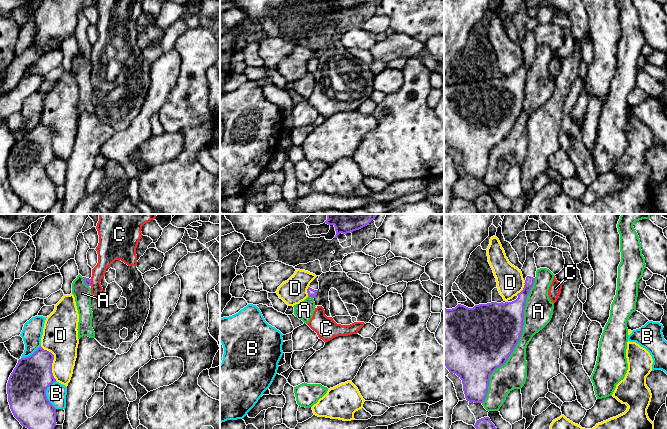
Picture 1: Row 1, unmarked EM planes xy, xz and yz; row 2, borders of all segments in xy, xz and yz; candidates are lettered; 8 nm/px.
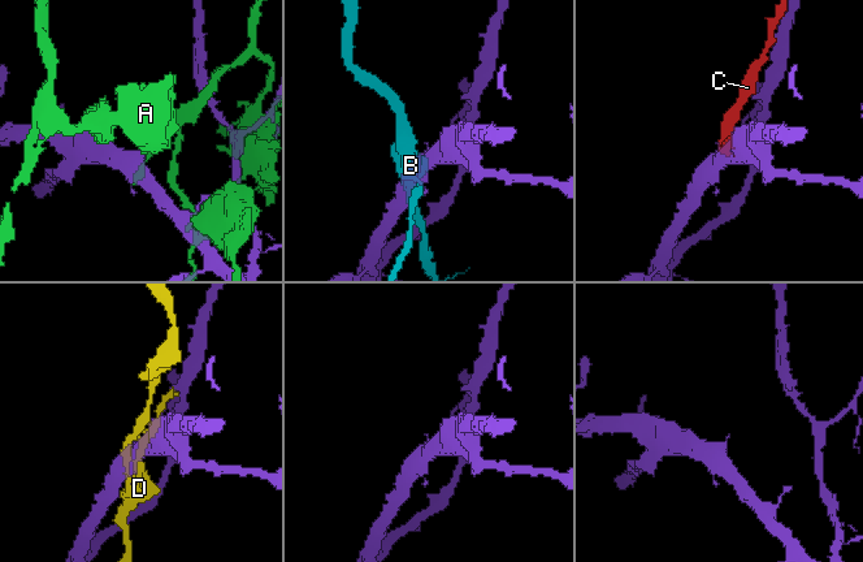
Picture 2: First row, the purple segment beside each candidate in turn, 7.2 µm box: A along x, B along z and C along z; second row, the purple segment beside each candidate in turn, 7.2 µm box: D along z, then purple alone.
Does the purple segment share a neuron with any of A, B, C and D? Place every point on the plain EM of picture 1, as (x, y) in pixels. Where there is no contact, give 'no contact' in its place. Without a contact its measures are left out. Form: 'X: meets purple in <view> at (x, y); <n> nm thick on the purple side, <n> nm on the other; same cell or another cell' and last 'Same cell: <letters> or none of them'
A: meets purple in yz at (518, 117); 480 nm thick on the purple side, 200 nm on the other; another cell
B: meets purple in xy at (45, 171); 320 nm thick on the purple side, 160 nm on the other; another cell
C: meets purple in xy at (90, 58); 60 nm thick on the purple side, 140 nm on the other; another cell
D: meets purple in xy at (52, 137); 320 nm thick on the purple side, 280 nm on the other; another cell
Same cell: none of them

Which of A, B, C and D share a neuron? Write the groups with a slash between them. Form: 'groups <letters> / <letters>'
groups A / B / C / D

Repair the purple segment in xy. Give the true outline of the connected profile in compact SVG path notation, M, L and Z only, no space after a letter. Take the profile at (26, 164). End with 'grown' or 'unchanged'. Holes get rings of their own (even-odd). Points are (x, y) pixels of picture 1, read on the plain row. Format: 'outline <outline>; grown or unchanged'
outline M41 122L29 133L18 136L7 159L10 185L23 203L30 205L37 213L50 210L56 202L56 184L46 172L46 166L56 155L52 149L54 131Z; unchanged

